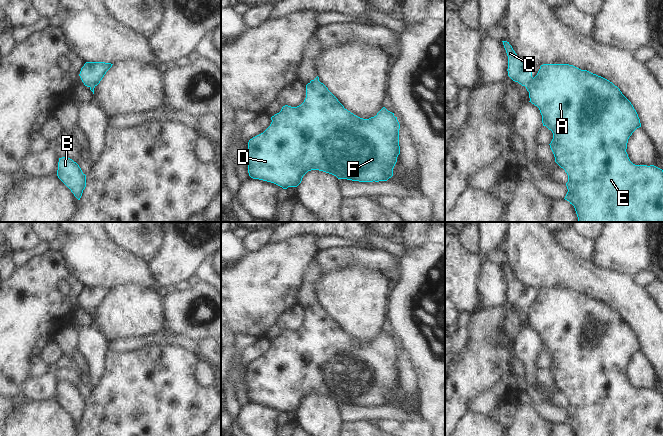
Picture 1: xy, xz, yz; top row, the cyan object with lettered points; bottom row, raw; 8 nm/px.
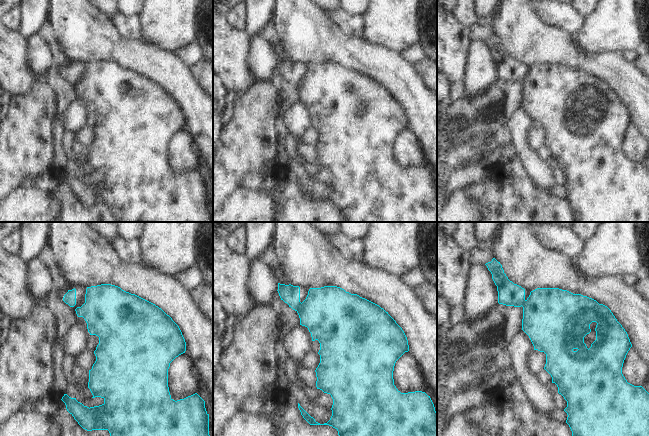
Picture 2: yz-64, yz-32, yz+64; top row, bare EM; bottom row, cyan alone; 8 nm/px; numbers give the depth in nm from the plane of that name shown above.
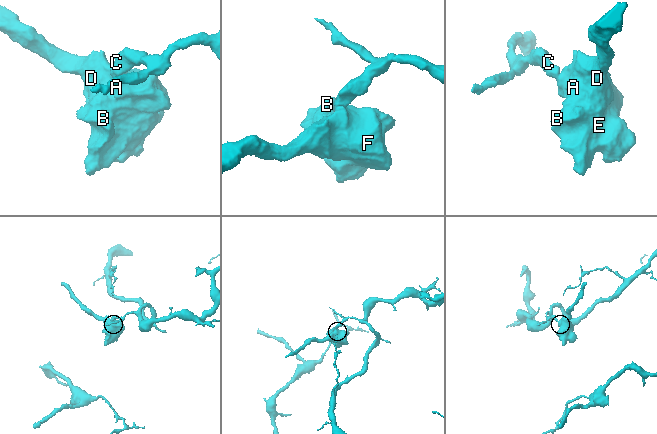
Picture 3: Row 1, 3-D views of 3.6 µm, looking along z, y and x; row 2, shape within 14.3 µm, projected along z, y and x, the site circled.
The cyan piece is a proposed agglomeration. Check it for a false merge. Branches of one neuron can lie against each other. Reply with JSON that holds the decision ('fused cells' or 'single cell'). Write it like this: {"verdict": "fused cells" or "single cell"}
{"verdict": "fused cells"}

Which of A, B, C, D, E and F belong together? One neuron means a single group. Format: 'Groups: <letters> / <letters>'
Groups: A B D E F / C

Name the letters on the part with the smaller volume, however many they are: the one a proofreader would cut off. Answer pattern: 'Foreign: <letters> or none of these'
Foreign: A, B, D, E, F

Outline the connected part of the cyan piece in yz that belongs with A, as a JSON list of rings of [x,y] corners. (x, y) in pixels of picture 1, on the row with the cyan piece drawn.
[[[543,64],[526,89],[529,92],[529,102],[540,110],[543,126],[546,126],[553,133],[553,139],[549,145],[554,154],[555,162],[568,175],[566,183],[568,192],[564,199],[574,206],[578,222],[663,222],[663,170],[654,165],[635,165],[630,161],[626,152],[628,139],[637,128],[641,127],[641,123],[633,105],[617,86],[601,76],[587,70],[581,70],[573,65]]]

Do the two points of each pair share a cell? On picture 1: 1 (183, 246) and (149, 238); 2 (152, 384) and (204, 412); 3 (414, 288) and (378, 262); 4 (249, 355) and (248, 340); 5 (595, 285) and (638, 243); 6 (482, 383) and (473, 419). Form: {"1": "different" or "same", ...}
{"1": "different", "2": "same", "3": "different", "4": "different", "5": "different", "6": "different"}

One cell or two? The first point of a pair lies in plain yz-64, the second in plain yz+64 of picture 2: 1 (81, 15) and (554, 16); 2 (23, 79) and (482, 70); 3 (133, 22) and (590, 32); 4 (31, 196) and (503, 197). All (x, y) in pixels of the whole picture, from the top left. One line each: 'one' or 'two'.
1: two
2: two
3: two
4: two

